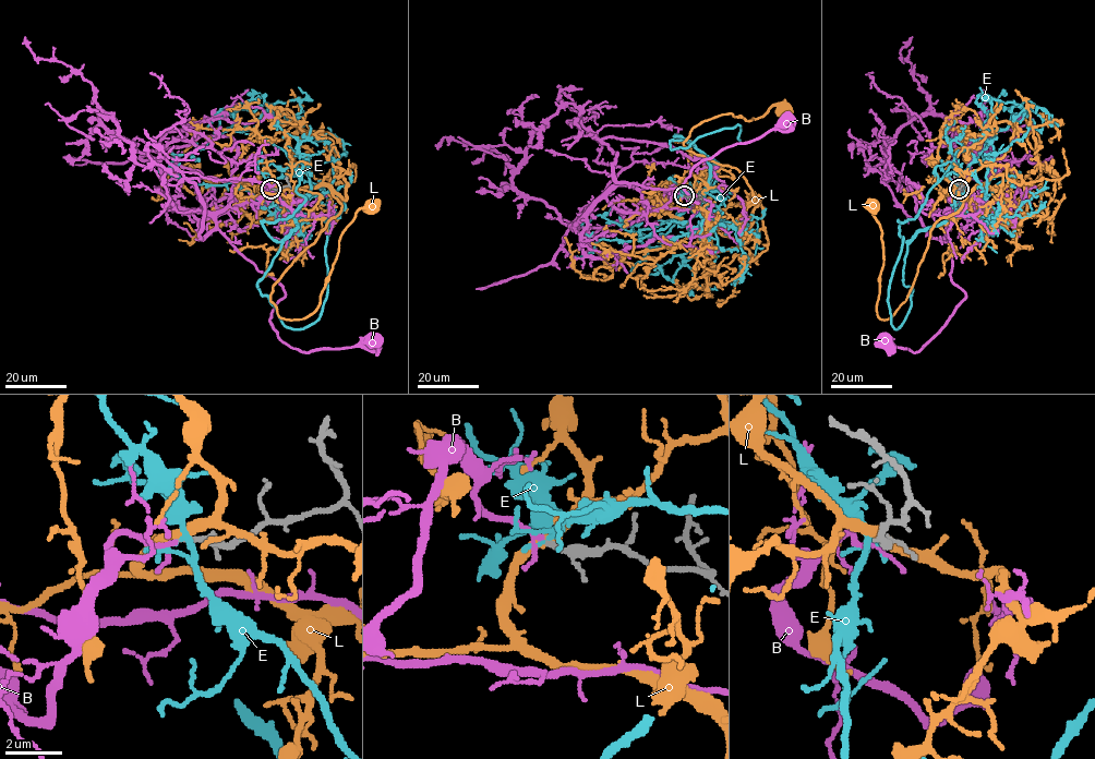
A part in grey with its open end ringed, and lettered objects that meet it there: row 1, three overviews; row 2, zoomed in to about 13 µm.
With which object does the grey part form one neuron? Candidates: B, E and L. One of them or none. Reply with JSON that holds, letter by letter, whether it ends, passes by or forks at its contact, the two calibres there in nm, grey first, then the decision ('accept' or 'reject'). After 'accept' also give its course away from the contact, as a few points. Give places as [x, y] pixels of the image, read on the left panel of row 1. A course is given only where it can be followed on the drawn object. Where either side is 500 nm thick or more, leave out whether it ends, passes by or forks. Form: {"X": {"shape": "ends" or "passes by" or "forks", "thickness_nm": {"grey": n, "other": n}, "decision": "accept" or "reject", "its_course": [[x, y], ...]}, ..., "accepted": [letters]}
{"B": {"shape": "passes by", "thickness_nm": {"grey": 180, "other": 130}, "decision": "accept", "its_course": [[271, 189], [256, 208], [193, 213], [208, 214], [280, 285], [269, 323], [290, 347], [375, 340]]}, "E": {"shape": "forks", "thickness_nm": {"grey": 200, "other": 150}, "decision": "reject"}, "L": {"shape": "passes by", "thickness_nm": {"grey": 240, "other": 320}, "decision": "reject"}, "accepted": ["B"]}

